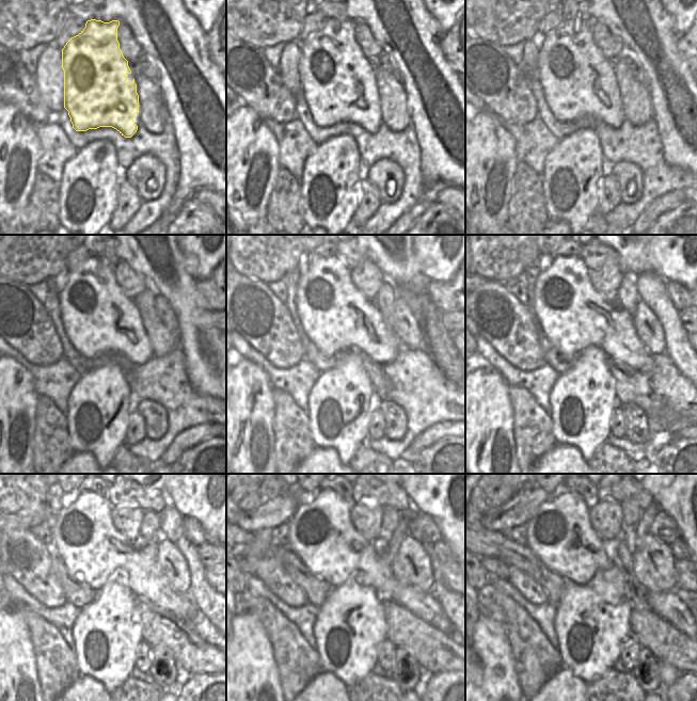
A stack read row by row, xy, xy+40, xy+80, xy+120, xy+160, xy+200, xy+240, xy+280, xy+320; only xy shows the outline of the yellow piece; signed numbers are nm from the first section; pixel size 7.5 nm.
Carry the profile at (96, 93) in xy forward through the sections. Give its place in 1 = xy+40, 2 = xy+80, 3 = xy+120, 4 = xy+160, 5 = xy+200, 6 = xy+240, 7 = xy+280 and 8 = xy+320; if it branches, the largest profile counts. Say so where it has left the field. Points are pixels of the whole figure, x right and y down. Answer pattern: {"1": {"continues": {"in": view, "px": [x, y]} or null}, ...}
{"1": {"continues": {"in": "xy+40", "px": [332, 66]}}, "2": {"continues": {"in": "xy+80", "px": [570, 66]}}, "3": {"continues": {"in": "xy+120", "px": [92, 305]}}, "4": {"continues": {"in": "xy+160", "px": [330, 308]}}, "5": {"continues": {"in": "xy+200", "px": [569, 312]}}, "6": {"continues": {"in": "xy+240", "px": [84, 538]}}, "7": {"continues": {"in": "xy+280", "px": [321, 535]}}, "8": {"continues": {"in": "xy+320", "px": [559, 534]}}}

